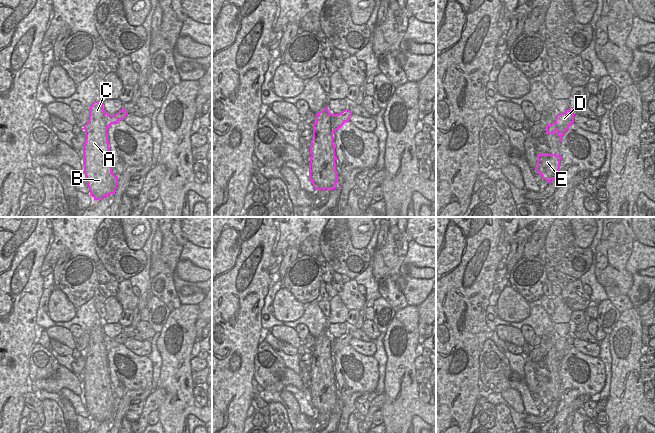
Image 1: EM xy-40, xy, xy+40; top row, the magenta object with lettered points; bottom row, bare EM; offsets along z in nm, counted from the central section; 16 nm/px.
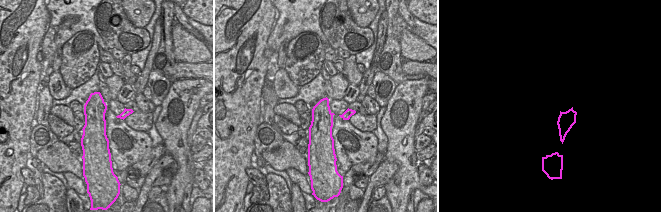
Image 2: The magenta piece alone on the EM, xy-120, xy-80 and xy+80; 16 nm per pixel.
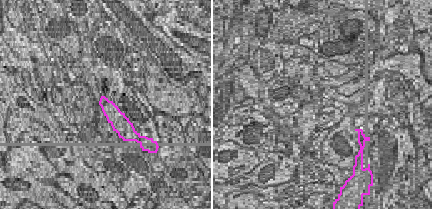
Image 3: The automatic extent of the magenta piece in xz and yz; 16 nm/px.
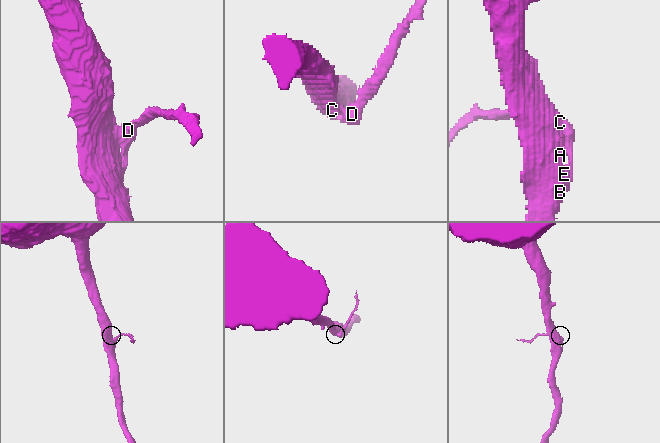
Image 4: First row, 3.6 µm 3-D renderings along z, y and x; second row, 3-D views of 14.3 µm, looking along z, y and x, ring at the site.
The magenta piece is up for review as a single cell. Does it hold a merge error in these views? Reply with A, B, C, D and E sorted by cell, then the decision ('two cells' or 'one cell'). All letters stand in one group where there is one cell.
groups A B C E / D; two cells

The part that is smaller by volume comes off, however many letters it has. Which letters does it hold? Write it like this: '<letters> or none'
D

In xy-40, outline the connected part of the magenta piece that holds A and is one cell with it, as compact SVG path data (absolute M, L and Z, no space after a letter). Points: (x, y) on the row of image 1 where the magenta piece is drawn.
M103 100L91 104L88 122L81 129L85 130L86 135L83 163L87 186L94 200L100 200L114 194L118 185L118 176L113 174L110 163L112 159Z

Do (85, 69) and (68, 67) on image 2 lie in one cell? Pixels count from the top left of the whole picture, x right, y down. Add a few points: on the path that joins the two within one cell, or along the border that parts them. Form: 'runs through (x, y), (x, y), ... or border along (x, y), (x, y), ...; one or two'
runs through (81, 67), (72, 67); one

